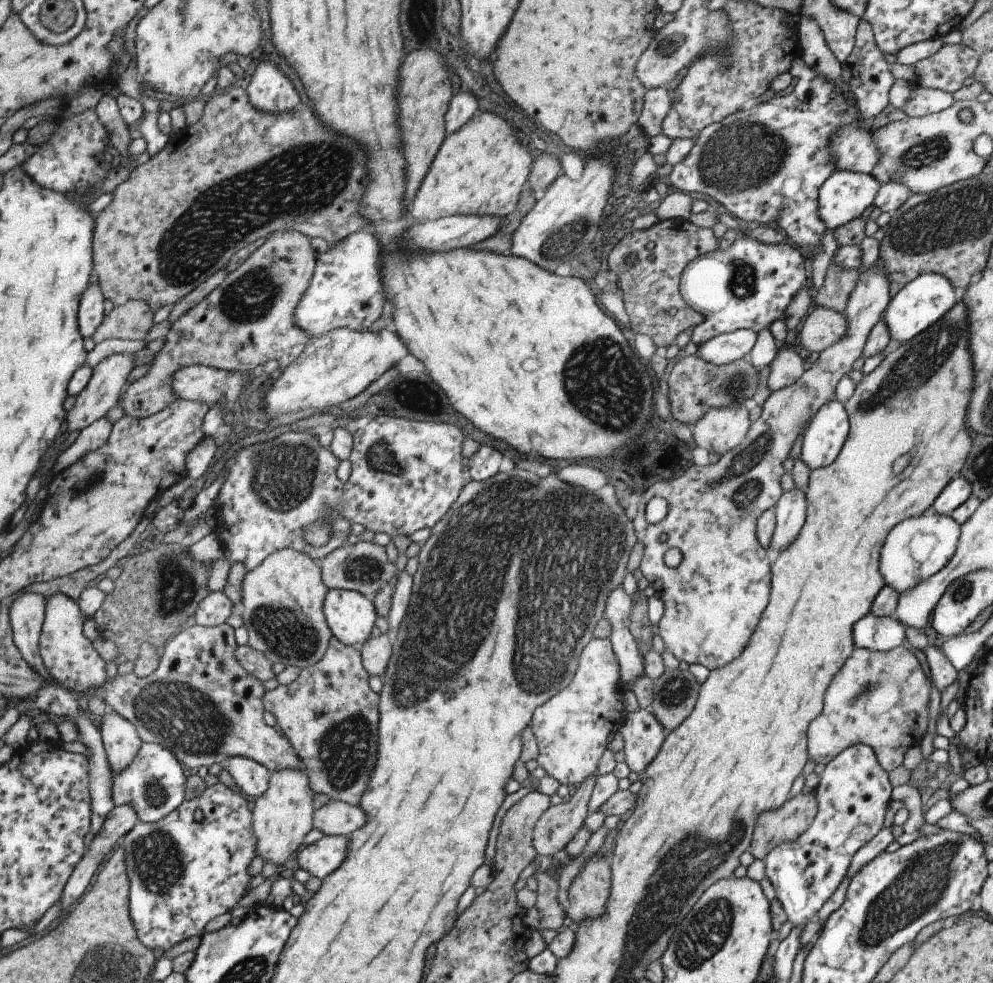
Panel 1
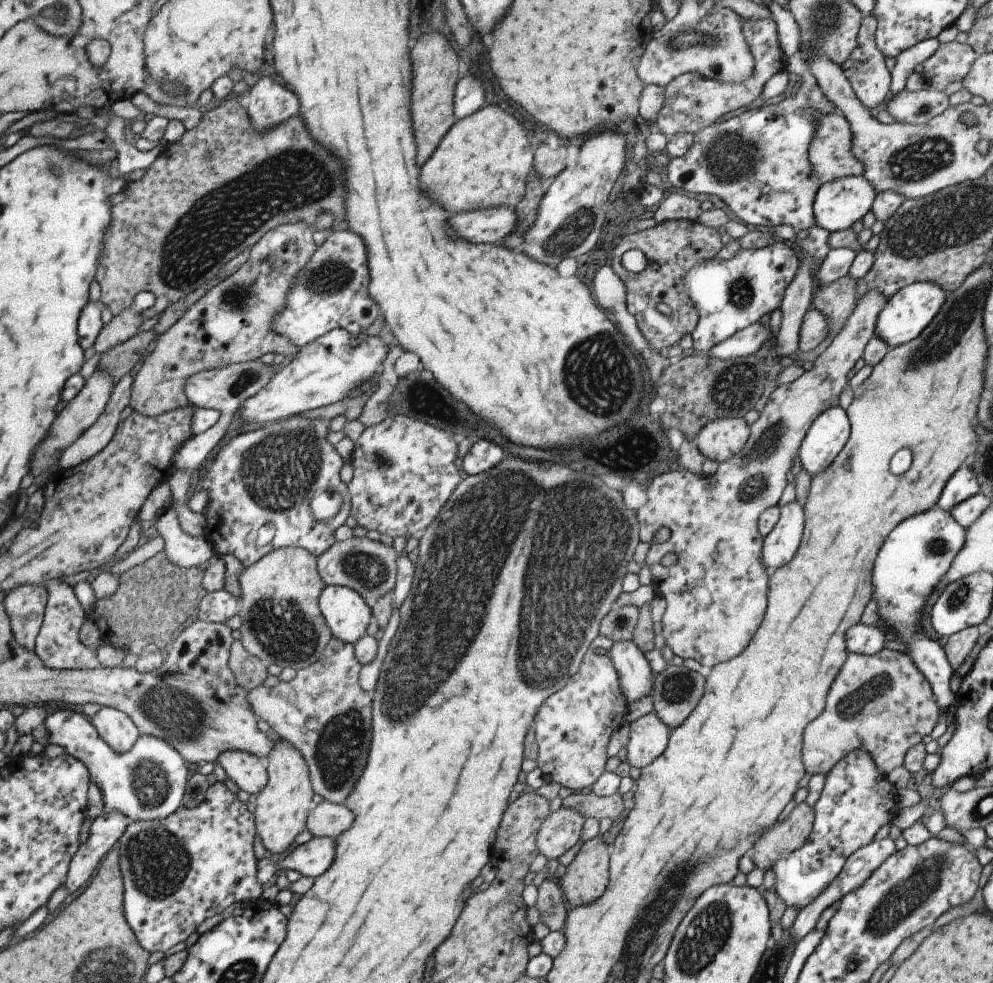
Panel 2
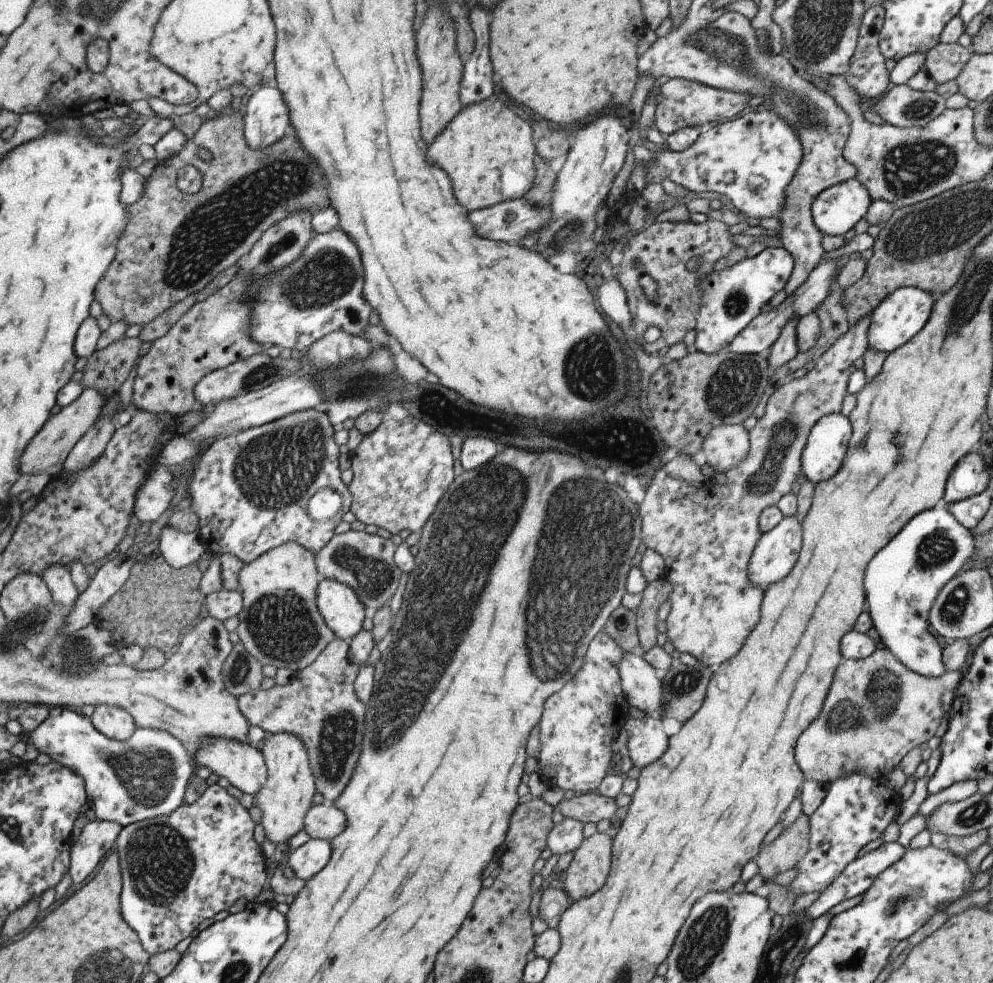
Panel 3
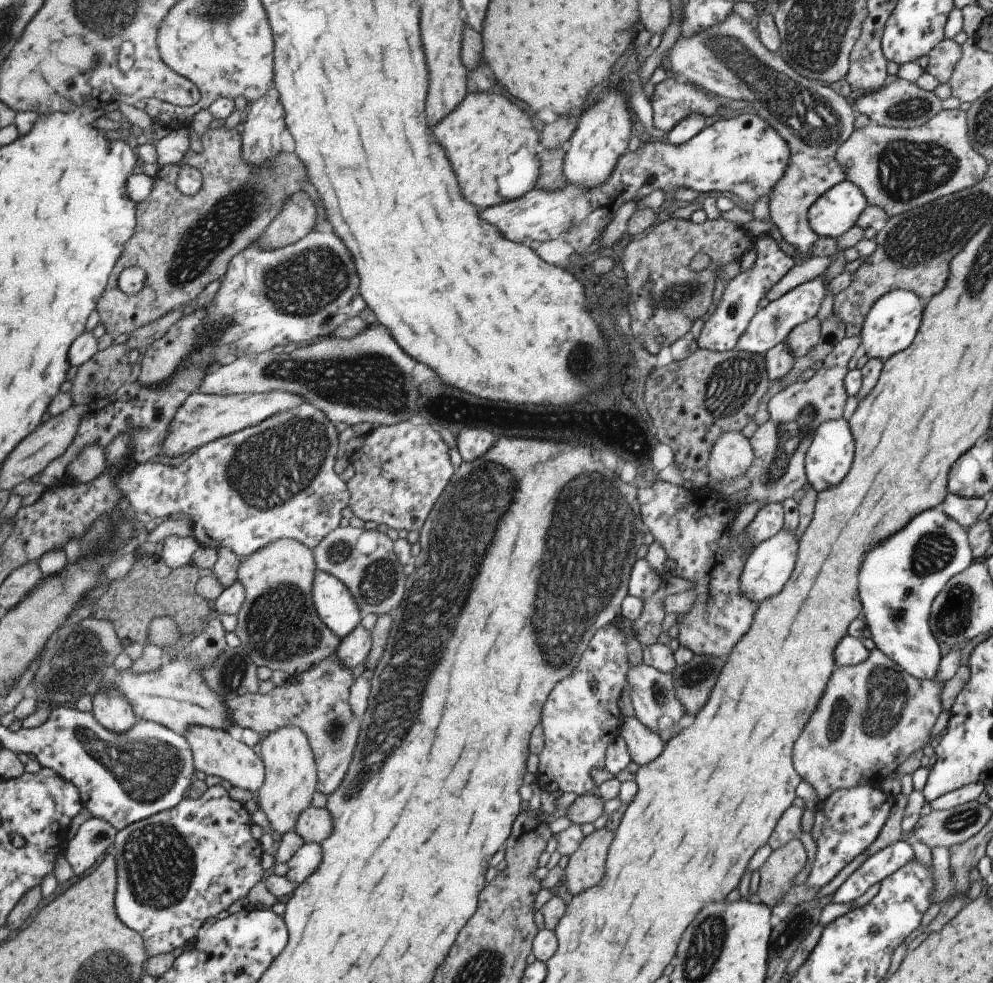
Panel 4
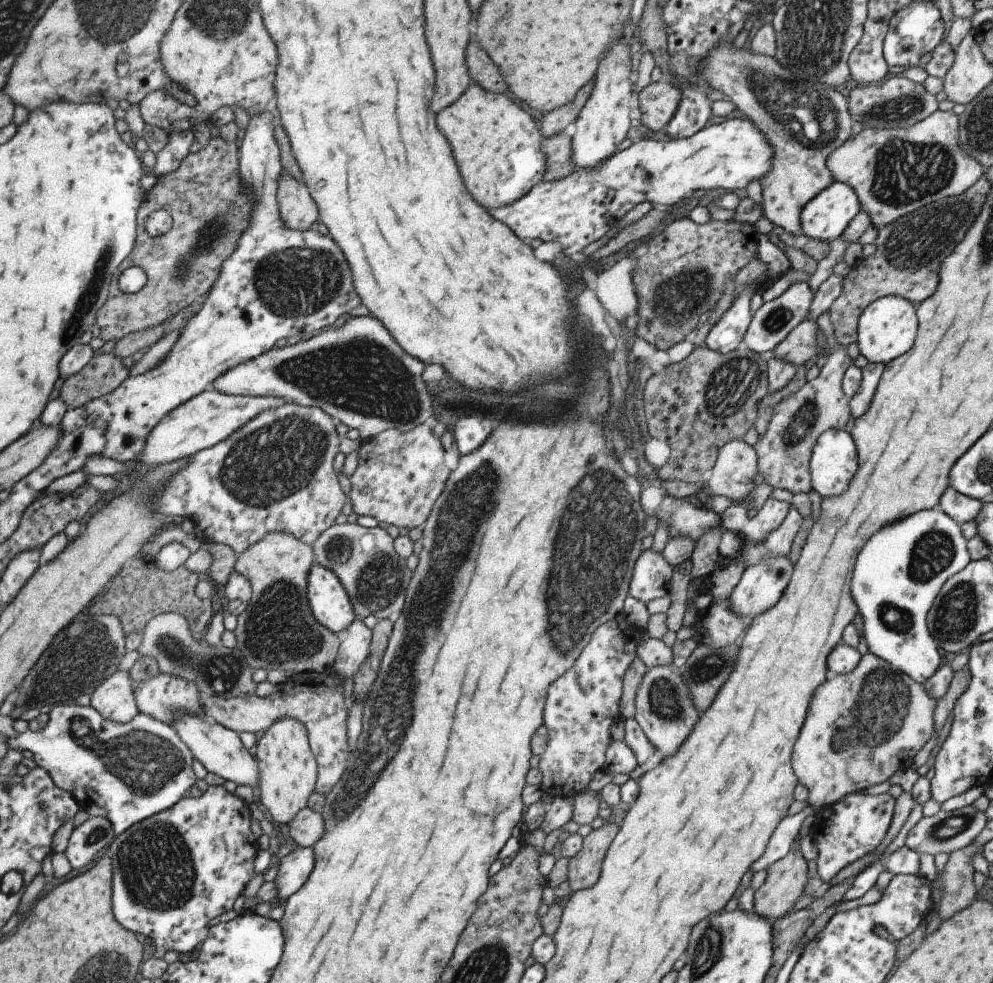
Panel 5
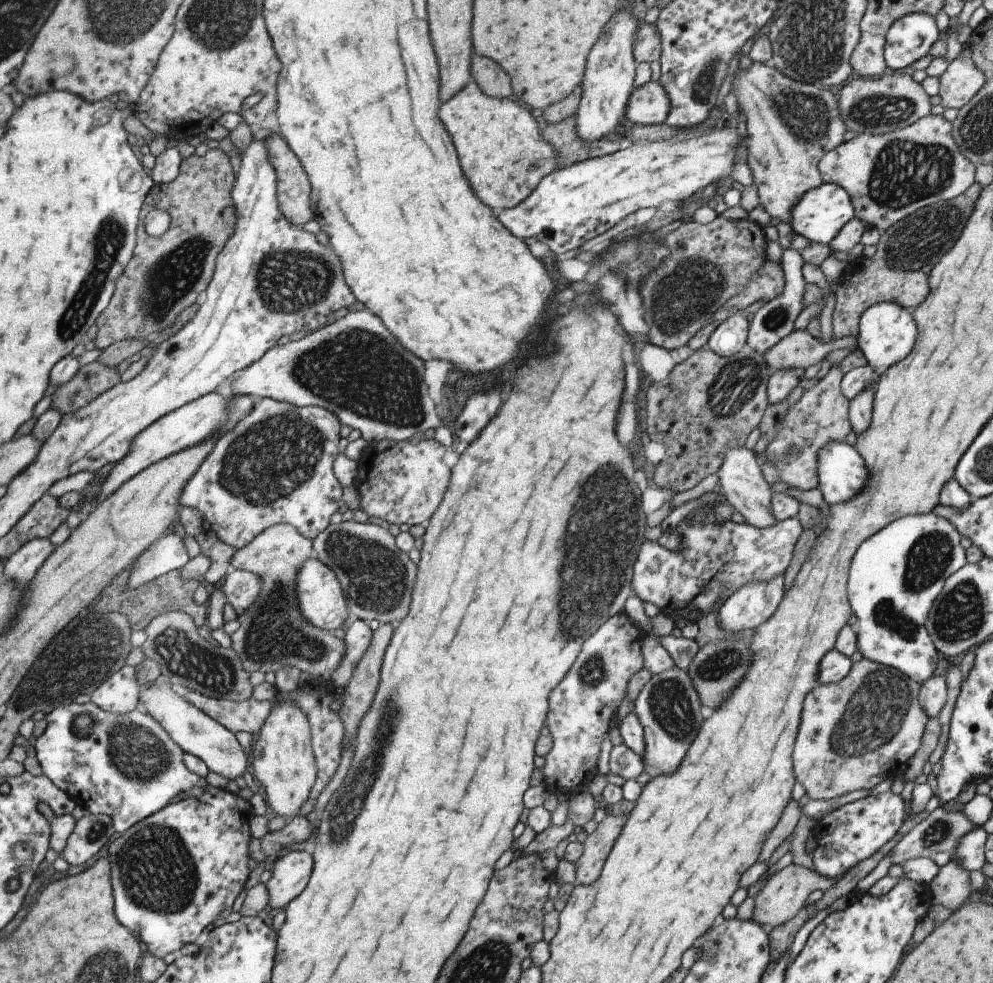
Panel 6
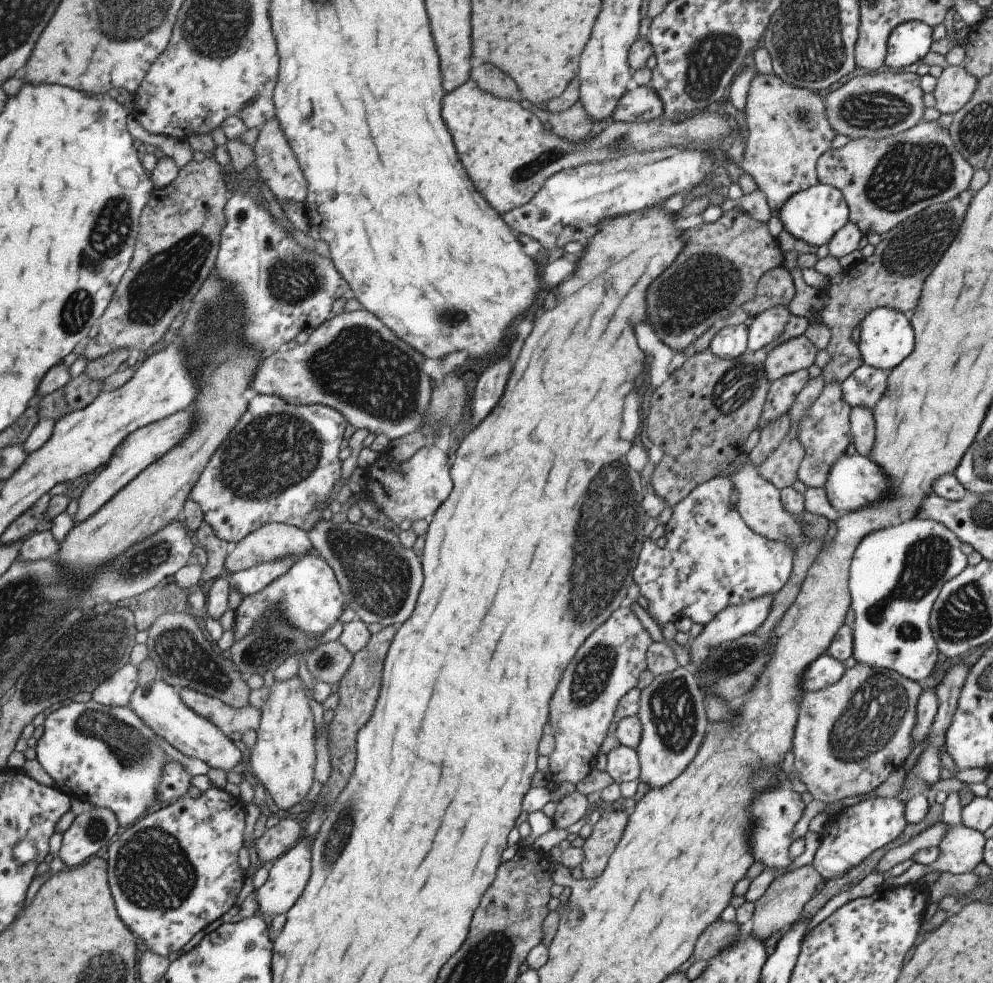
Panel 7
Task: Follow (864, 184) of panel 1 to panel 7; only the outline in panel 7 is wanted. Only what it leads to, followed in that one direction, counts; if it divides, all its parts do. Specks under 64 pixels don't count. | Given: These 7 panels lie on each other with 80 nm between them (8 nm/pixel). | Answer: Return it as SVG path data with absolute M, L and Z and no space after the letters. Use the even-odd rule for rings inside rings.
M817 183L805 190L792 194L777 211L782 228L793 238L803 240L805 244L819 247L823 250L829 239L842 226L848 223L848 208L843 195L833 187Z

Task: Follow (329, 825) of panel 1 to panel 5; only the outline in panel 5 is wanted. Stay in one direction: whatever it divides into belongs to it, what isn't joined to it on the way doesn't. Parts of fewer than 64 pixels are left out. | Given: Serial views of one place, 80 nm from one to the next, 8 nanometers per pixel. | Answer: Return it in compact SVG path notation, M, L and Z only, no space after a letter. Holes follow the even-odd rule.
M305 807L287 825L288 838L292 839L297 847L312 847L324 830L320 814Z

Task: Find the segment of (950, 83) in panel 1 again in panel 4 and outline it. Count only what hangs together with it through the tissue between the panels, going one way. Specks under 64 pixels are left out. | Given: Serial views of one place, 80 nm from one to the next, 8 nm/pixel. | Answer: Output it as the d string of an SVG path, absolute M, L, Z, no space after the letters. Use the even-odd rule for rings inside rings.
M941 39L927 54L924 70L939 83L947 82L960 57L960 46L951 39Z

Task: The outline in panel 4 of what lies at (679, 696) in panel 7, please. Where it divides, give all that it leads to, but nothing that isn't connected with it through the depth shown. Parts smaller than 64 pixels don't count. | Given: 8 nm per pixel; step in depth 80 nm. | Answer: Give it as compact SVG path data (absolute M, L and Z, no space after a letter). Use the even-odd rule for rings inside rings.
M641 664L630 670L628 669L626 688L629 689L634 717L653 734L656 734L665 744L681 730L677 722L683 718L686 710L675 696L673 679L669 673L662 673L656 668Z

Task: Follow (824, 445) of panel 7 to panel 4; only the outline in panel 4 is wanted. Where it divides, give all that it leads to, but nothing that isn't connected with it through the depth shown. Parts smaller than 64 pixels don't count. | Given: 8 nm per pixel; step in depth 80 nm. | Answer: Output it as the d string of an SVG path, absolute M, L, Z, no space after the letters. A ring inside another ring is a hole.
M843 337L830 353L815 367L811 378L786 386L771 397L767 405L768 417L756 427L748 440L753 451L750 467L744 474L751 485L747 489L748 504L753 500L767 500L780 503L797 492L808 480L804 471L804 458L812 441L814 430L825 421L841 419L843 406L848 397L843 379L847 362L854 354L859 354L860 338Z

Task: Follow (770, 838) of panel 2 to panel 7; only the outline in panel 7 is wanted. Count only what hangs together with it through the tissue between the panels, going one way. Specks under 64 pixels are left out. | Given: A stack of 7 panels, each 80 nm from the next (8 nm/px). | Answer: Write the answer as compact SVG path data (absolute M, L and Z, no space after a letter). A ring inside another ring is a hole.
M812 863L773 879L763 894L754 902L754 911L750 918L752 924L750 934L762 942L765 938L769 938L769 934L777 933L795 923L804 909L805 903L823 882L822 876L813 868Z

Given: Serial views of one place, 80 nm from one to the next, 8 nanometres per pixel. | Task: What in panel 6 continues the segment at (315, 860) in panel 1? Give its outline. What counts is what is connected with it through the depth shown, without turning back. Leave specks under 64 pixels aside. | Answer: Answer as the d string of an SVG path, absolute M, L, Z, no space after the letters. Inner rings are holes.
M293 850L274 862L271 876L264 884L266 911L283 909L305 888L311 872L311 856L308 850Z

